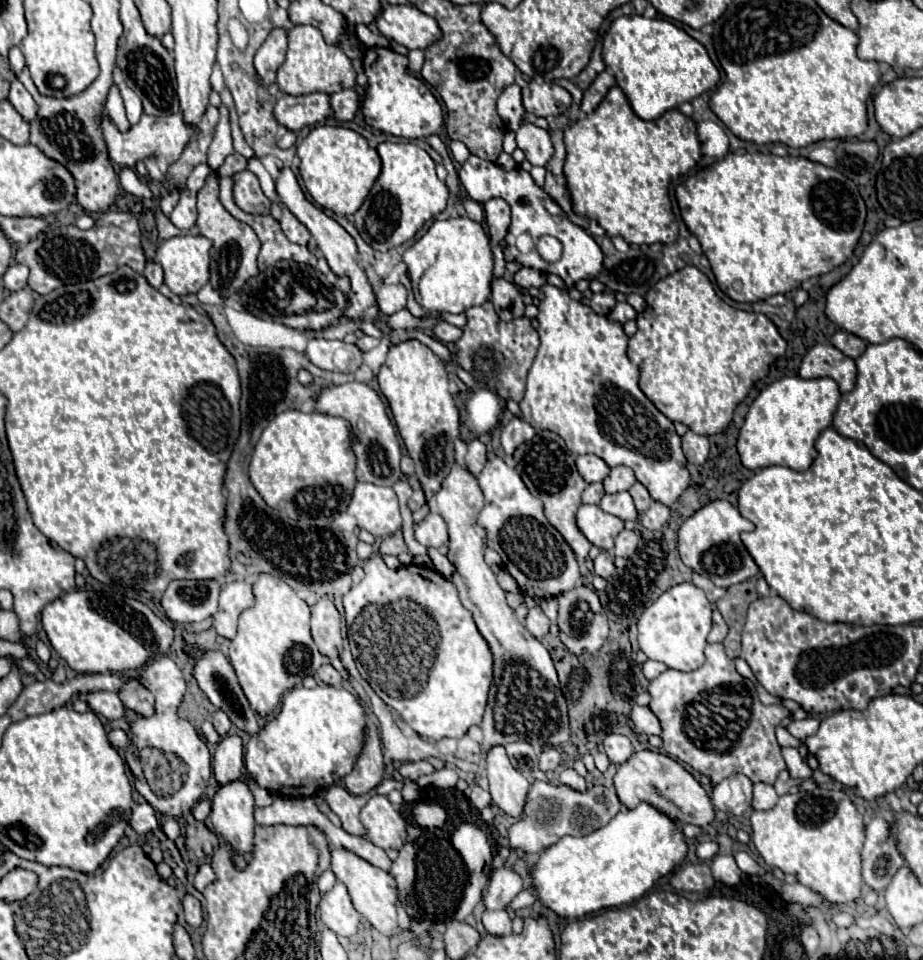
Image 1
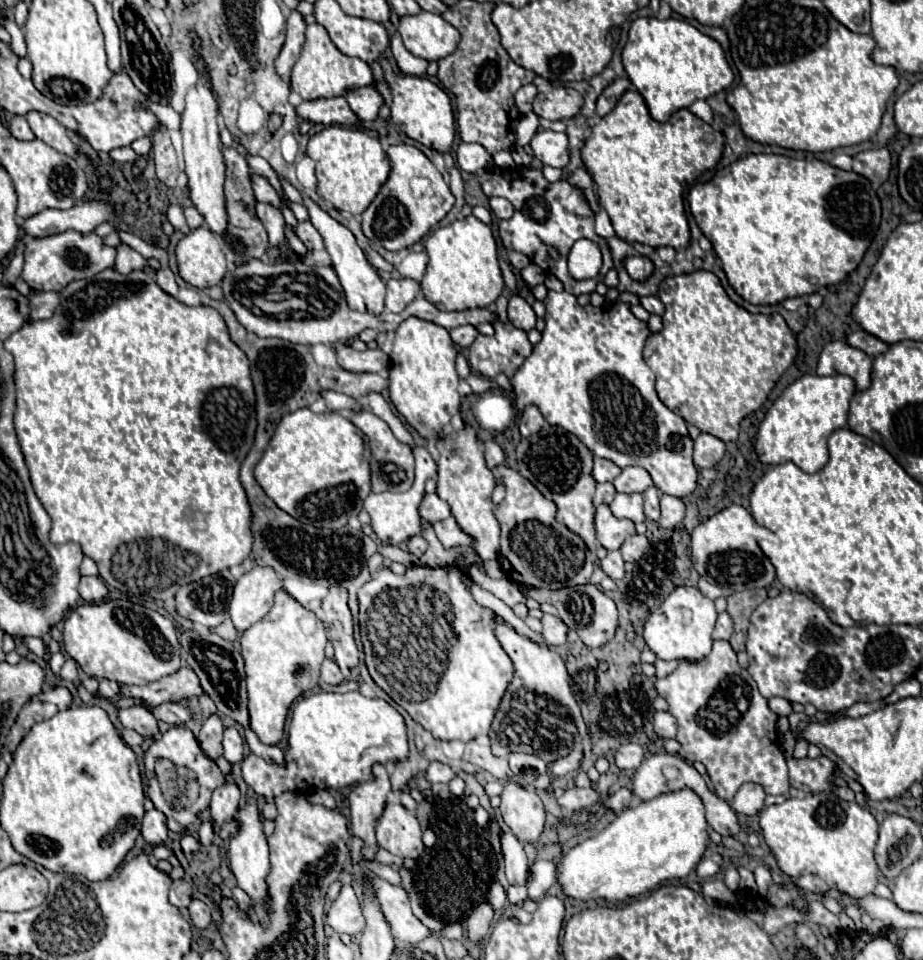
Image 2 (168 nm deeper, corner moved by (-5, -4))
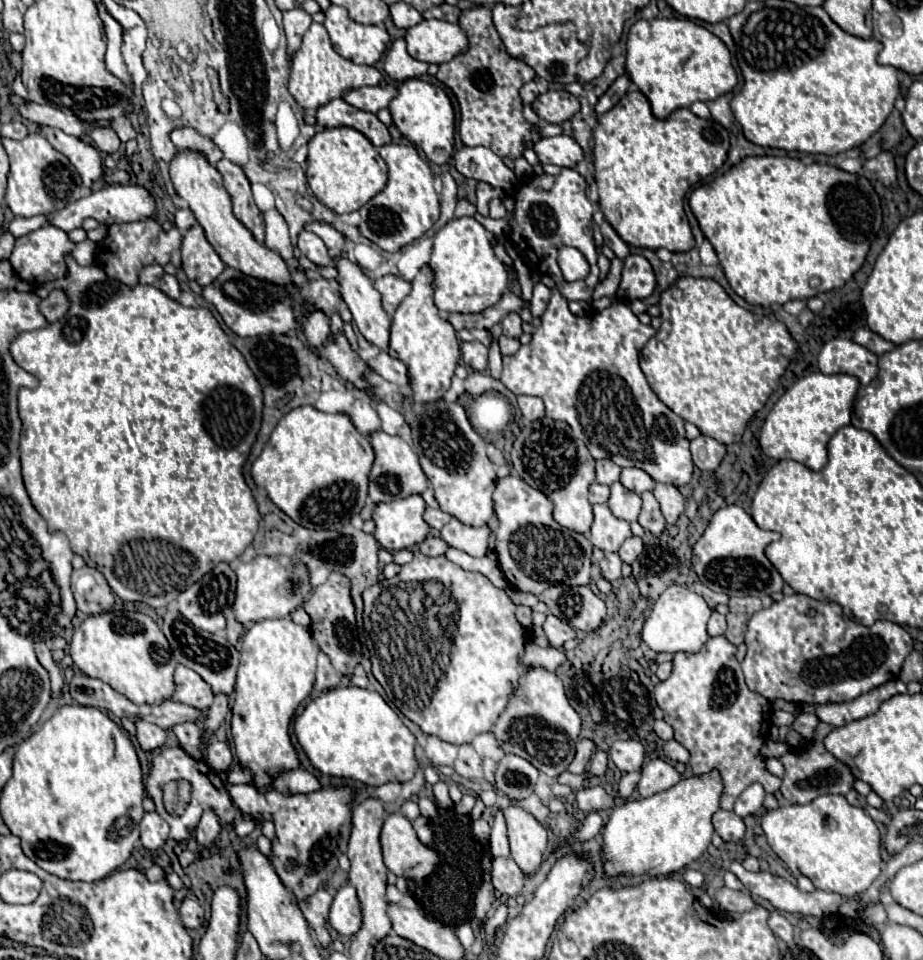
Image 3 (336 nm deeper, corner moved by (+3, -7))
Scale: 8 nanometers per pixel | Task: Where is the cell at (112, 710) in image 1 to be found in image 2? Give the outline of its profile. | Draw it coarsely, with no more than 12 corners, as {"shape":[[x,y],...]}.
{"shape":[[145,706],[119,708],[123,728],[141,736],[157,732],[157,720]]}

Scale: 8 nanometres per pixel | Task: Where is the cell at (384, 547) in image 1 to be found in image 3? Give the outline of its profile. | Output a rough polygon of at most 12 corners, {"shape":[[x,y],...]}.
{"shape":[[427,537],[419,545],[425,555],[445,555],[447,543],[441,537]]}

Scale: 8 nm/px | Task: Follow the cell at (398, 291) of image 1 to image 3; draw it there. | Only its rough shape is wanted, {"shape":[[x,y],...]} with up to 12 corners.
{"shape":[[397,275],[375,279],[383,309],[393,315],[409,295],[411,283]]}

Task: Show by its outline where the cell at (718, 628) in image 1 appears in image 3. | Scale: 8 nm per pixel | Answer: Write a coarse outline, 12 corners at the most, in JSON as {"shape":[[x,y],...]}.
{"shape":[[713,611],[707,631],[709,635],[725,633],[725,615]]}

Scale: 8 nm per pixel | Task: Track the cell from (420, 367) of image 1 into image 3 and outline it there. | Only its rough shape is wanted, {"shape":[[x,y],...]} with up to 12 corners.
{"shape":[[429,265],[391,323],[389,353],[407,363],[413,399],[435,401],[461,357],[433,303]]}

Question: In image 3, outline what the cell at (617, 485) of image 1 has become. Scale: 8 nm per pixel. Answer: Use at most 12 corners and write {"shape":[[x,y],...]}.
{"shape":[[637,467],[623,469],[621,483],[635,491],[651,491],[655,481]]}

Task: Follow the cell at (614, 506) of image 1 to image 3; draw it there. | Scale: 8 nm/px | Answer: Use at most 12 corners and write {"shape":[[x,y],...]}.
{"shape":[[621,483],[611,485],[609,509],[615,517],[637,521],[641,497]]}

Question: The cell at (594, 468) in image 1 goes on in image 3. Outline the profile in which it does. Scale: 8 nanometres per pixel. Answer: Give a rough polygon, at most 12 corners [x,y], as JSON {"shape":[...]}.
{"shape":[[611,459],[597,461],[597,481],[613,485],[619,481],[621,467]]}

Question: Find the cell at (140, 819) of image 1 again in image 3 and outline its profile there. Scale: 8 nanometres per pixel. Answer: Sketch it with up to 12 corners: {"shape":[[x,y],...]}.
{"shape":[[145,813],[141,829],[143,847],[163,847],[169,825],[157,813]]}

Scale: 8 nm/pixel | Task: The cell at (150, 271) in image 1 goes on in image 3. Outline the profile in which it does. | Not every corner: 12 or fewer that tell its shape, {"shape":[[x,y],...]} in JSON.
{"shape":[[163,275],[157,283],[171,299],[181,297],[179,283],[173,275]]}

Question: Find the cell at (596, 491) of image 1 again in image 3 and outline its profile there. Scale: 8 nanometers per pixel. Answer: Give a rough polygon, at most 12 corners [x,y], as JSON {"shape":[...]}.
{"shape":[[593,483],[589,487],[591,503],[607,503],[609,487]]}

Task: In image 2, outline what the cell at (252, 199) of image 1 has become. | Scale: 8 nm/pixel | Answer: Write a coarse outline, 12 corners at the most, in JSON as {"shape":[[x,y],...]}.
{"shape":[[255,204],[269,244],[285,246],[285,220],[273,204]]}

